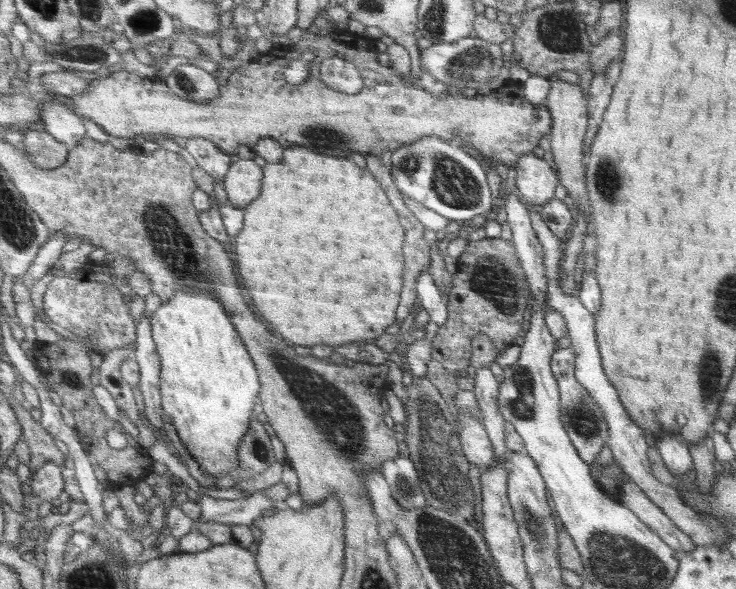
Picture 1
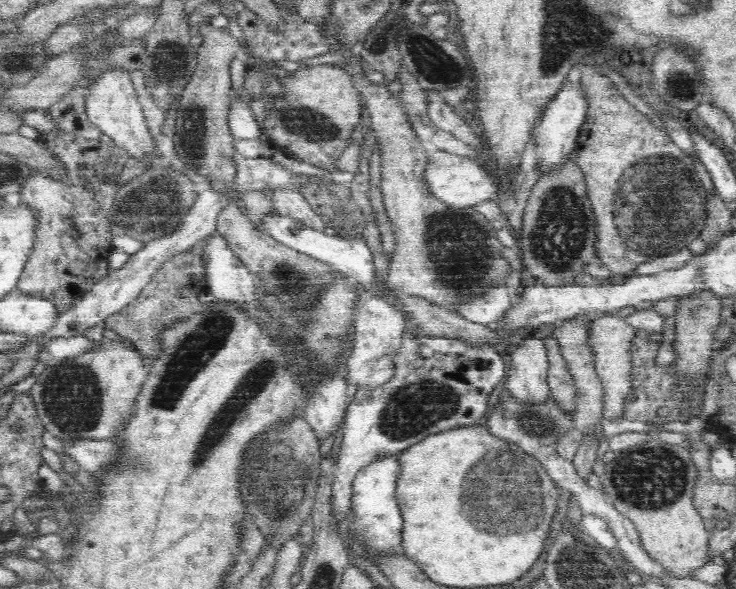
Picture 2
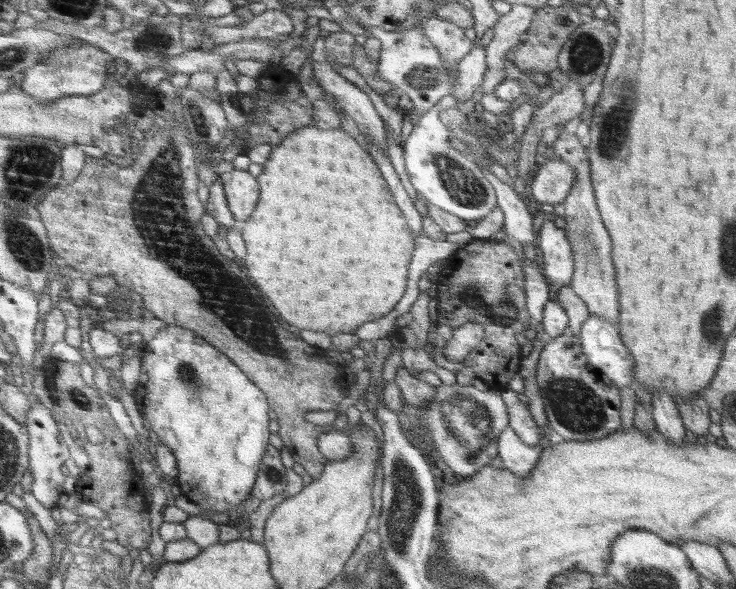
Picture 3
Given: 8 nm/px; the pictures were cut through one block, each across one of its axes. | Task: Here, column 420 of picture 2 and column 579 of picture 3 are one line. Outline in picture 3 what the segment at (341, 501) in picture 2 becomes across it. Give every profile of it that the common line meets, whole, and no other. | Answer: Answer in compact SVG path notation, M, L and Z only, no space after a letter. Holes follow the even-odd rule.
M566 329L560 336L549 338L540 352L536 380L545 399L550 429L564 441L600 440L621 429L621 398L617 386L584 356L579 335Z

